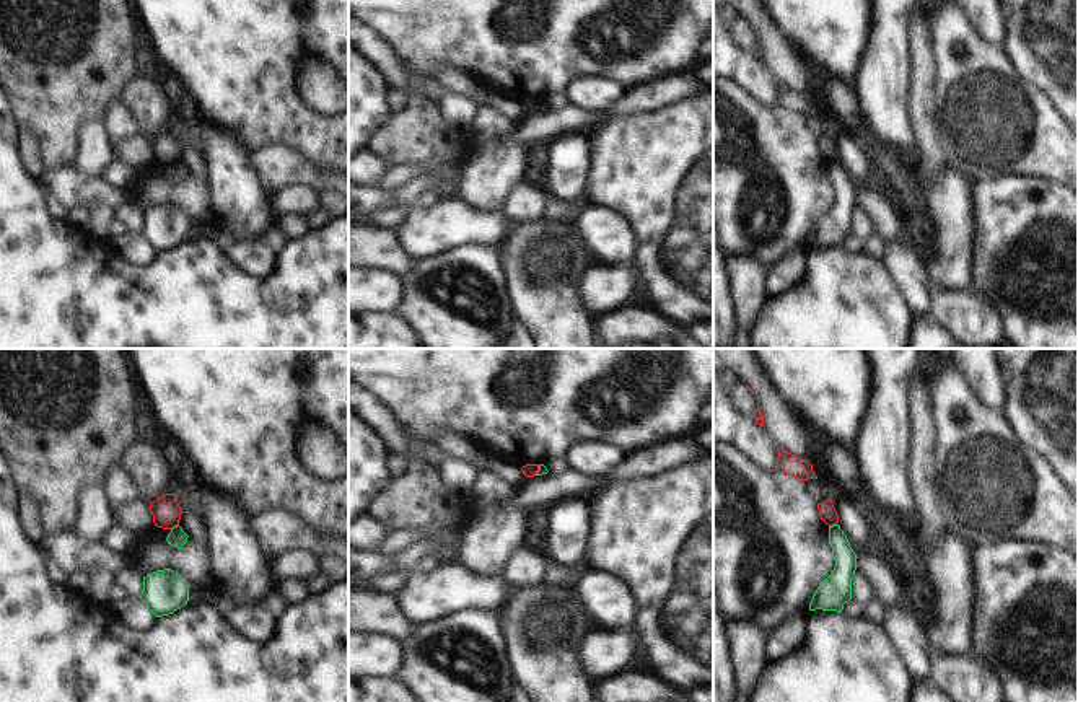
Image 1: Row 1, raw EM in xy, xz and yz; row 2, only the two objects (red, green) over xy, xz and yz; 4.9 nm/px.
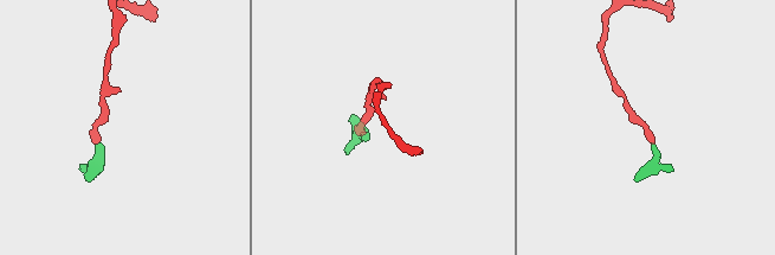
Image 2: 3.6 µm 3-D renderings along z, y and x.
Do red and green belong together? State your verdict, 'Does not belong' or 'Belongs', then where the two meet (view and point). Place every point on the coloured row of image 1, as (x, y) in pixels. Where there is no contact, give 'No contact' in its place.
Does not belong. Touches red at xy (175, 525).

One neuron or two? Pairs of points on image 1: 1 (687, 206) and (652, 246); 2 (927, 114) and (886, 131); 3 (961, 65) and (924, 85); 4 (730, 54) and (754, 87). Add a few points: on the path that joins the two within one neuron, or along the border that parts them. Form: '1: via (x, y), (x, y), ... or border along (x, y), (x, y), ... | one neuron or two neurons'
1: via (683, 215), (661, 236) | one neuron
2: border along (911, 82), (911, 129), (919, 149) | two neurons
3: border along (932, 41), (937, 118) | two neurons
4: via (736, 62), (753, 78) | one neuron

